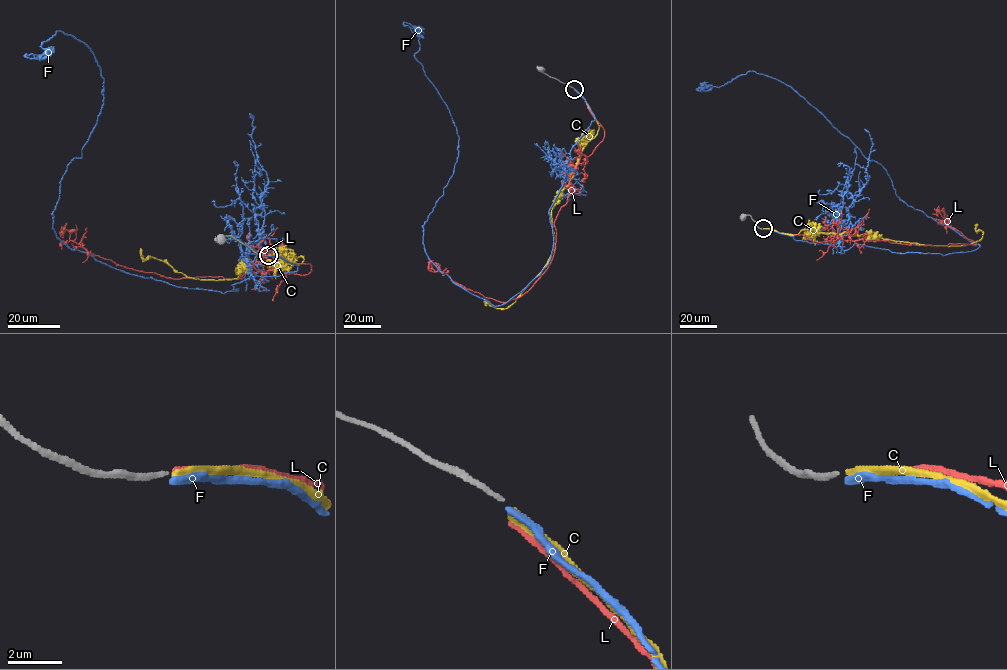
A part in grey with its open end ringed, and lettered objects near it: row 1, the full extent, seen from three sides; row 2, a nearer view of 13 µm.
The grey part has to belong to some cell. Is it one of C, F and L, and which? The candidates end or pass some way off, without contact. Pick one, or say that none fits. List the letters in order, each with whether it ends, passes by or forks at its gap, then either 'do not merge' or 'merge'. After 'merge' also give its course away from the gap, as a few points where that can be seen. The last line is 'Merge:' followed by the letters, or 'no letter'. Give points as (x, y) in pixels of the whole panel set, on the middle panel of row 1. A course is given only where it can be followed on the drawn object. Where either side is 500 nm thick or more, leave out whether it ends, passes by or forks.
C: it ends; do not merge
F: it ends; do not merge
L: it ends; do not merge
Merge: no letter

